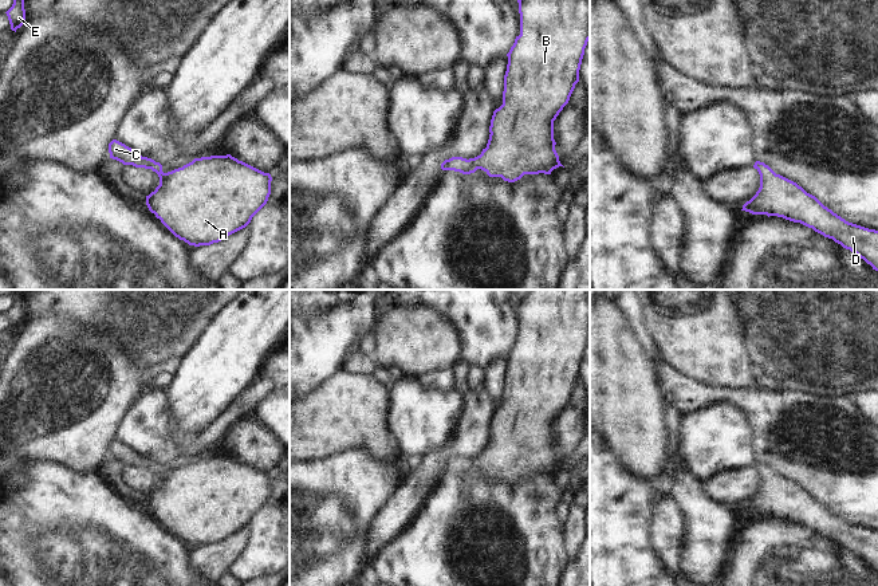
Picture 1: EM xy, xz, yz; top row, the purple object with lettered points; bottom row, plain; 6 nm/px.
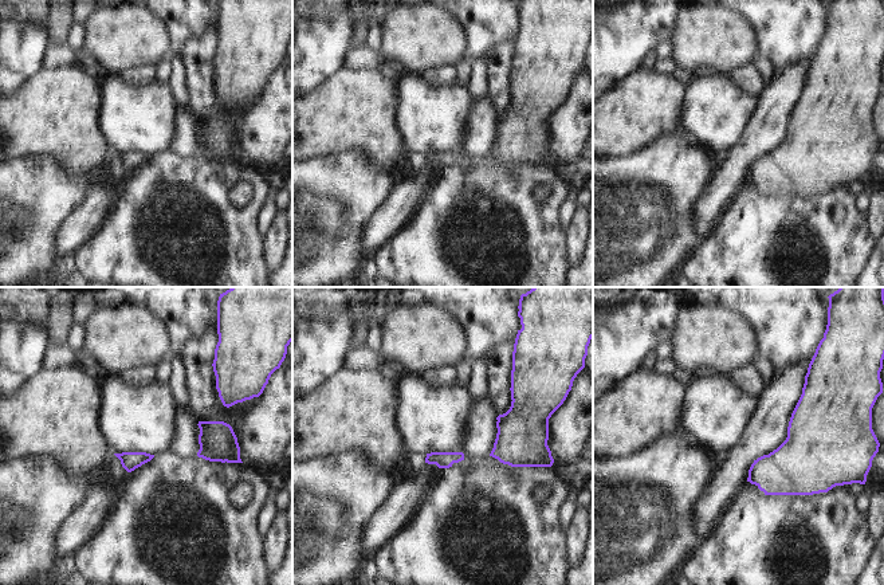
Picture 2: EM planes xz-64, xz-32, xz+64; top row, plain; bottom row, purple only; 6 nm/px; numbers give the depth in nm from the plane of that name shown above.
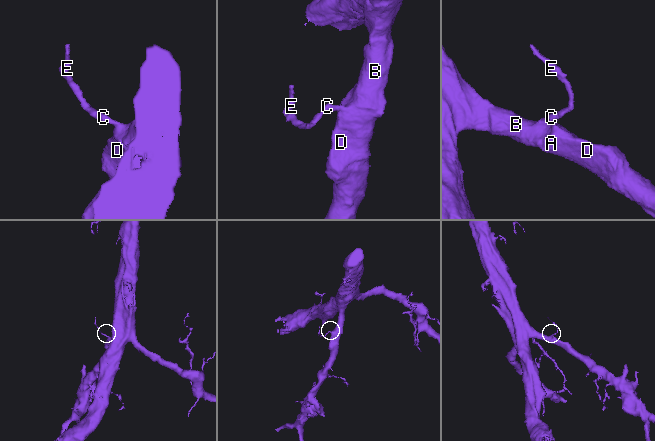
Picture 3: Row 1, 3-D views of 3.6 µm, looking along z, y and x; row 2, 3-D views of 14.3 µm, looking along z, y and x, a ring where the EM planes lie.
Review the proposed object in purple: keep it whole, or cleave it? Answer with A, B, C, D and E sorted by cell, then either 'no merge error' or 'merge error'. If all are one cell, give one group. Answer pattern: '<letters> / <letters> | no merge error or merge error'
A B C D E | no merge error

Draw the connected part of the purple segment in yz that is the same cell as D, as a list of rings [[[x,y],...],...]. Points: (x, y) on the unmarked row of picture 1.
[[[756,461],[753,468],[760,475],[760,488],[741,511],[800,523],[857,554],[878,571],[878,531],[846,522],[764,463]]]

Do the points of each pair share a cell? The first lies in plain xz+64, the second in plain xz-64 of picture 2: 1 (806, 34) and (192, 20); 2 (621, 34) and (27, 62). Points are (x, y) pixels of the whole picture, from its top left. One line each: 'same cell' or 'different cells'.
1: same cell
2: same cell

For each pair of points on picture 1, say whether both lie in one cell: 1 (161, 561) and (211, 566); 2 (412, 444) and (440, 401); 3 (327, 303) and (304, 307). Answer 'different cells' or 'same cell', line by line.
1: different cells
2: same cell
3: same cell

